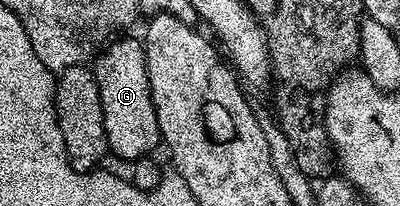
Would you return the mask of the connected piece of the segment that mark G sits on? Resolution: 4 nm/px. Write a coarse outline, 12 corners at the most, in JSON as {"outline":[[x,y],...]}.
{"outline":[[138,37],[94,59],[107,149],[127,164],[160,149]]}

